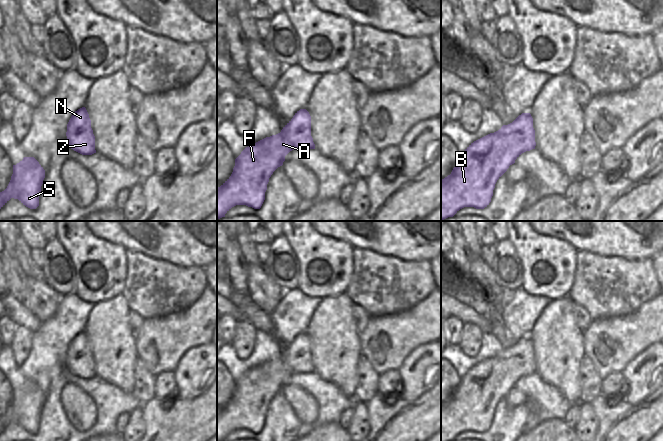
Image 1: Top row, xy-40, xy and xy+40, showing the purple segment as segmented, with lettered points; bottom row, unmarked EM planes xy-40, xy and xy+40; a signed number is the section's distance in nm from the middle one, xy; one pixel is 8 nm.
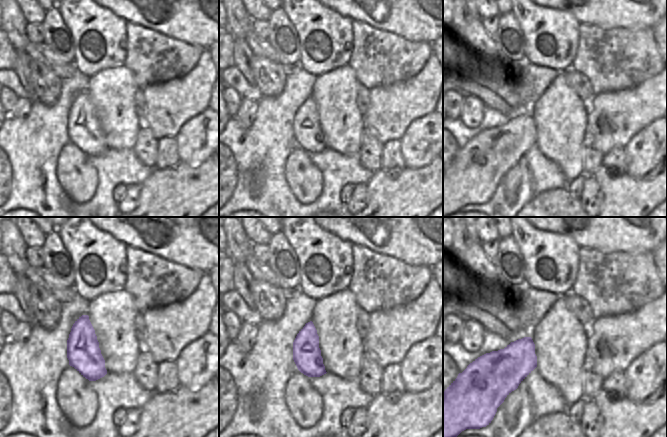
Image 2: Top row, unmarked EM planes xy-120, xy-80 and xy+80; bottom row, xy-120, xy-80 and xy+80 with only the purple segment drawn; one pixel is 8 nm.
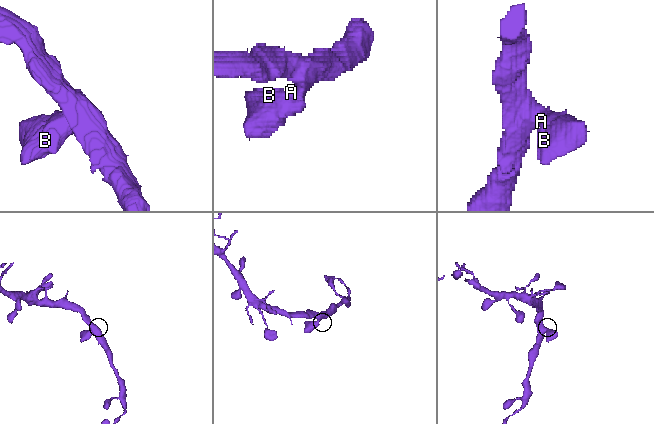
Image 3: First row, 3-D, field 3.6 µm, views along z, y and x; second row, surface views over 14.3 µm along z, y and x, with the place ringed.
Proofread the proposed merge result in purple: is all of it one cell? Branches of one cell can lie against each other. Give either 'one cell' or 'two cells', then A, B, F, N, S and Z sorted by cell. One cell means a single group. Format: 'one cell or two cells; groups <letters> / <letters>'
one cell; groups A B F N S Z

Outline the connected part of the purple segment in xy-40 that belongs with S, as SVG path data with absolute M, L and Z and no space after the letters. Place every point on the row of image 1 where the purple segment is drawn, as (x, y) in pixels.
M24 157L13 165L13 174L7 188L0 192L0 209L11 199L18 199L30 209L39 206L45 170L34 157Z

